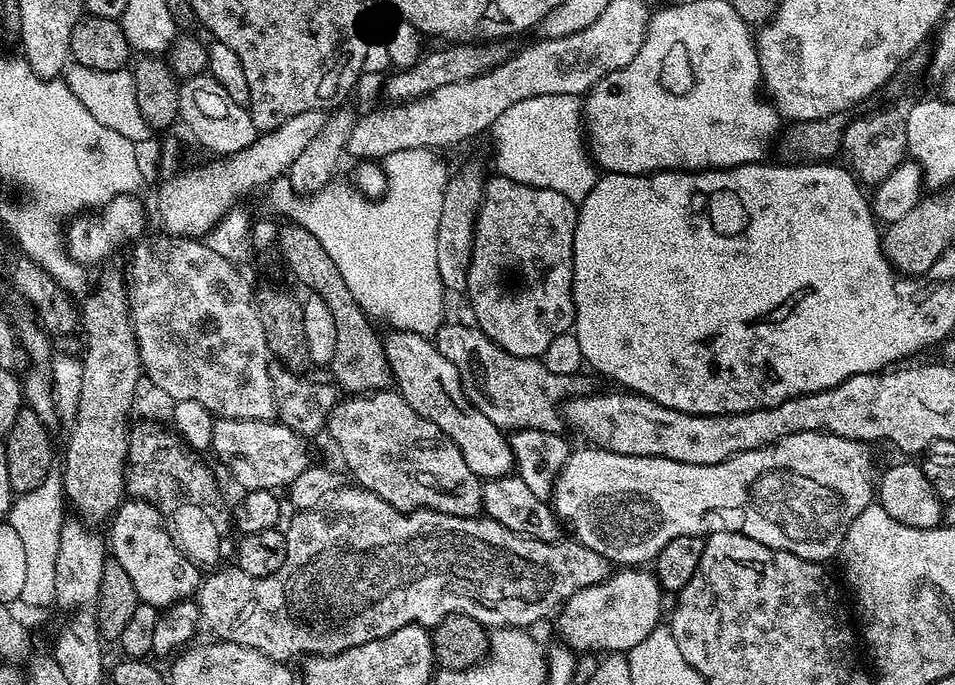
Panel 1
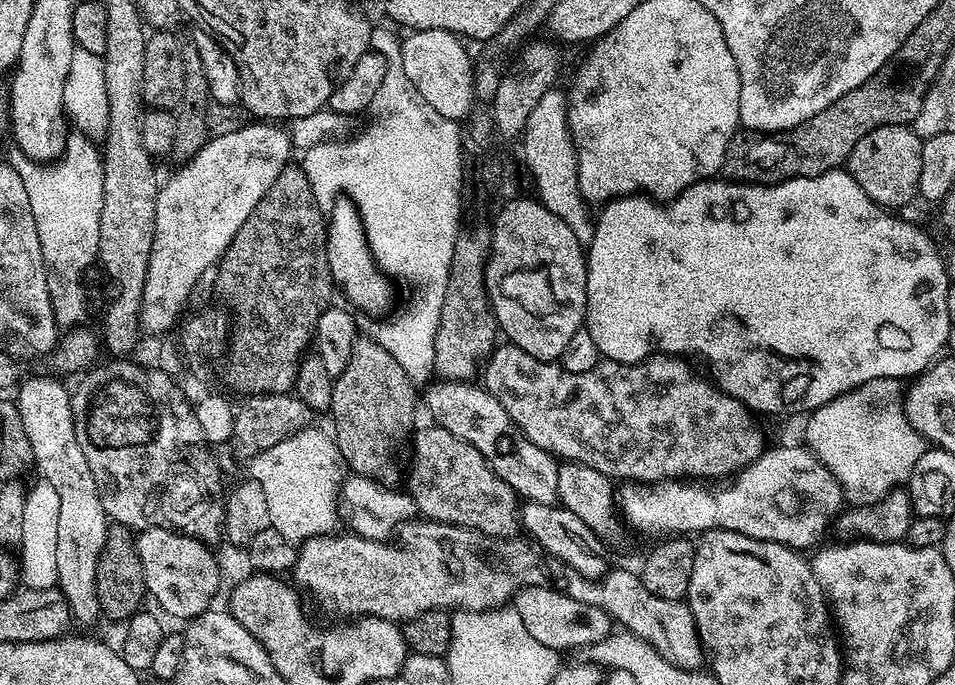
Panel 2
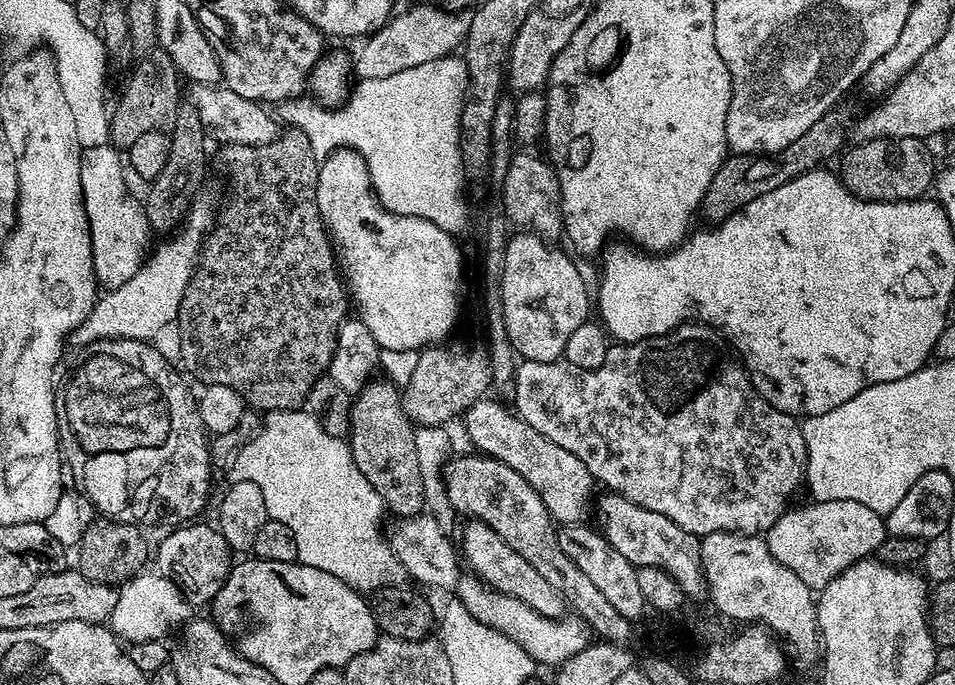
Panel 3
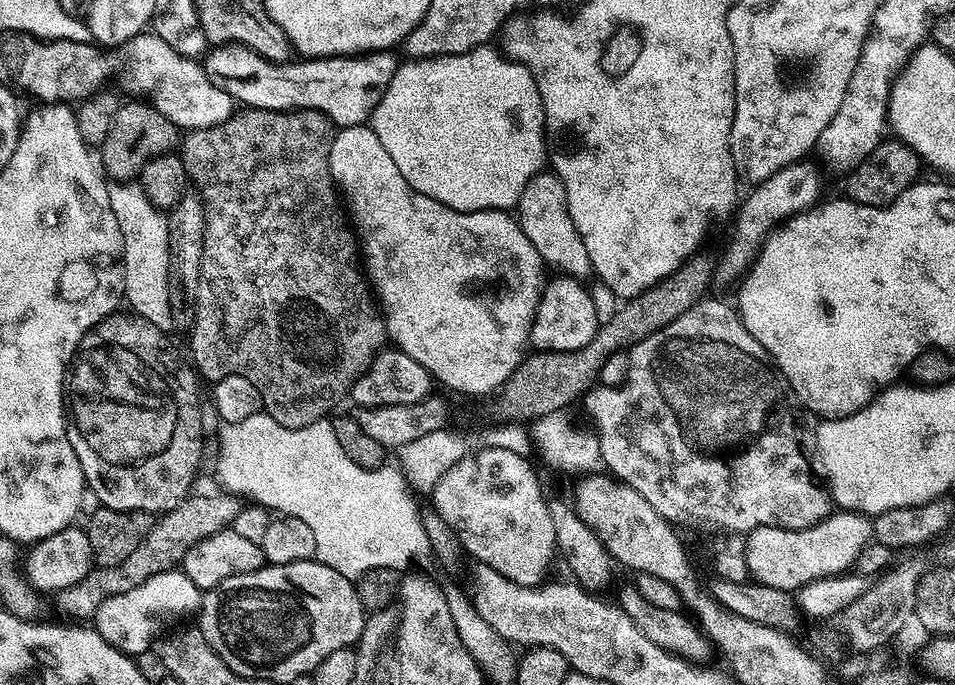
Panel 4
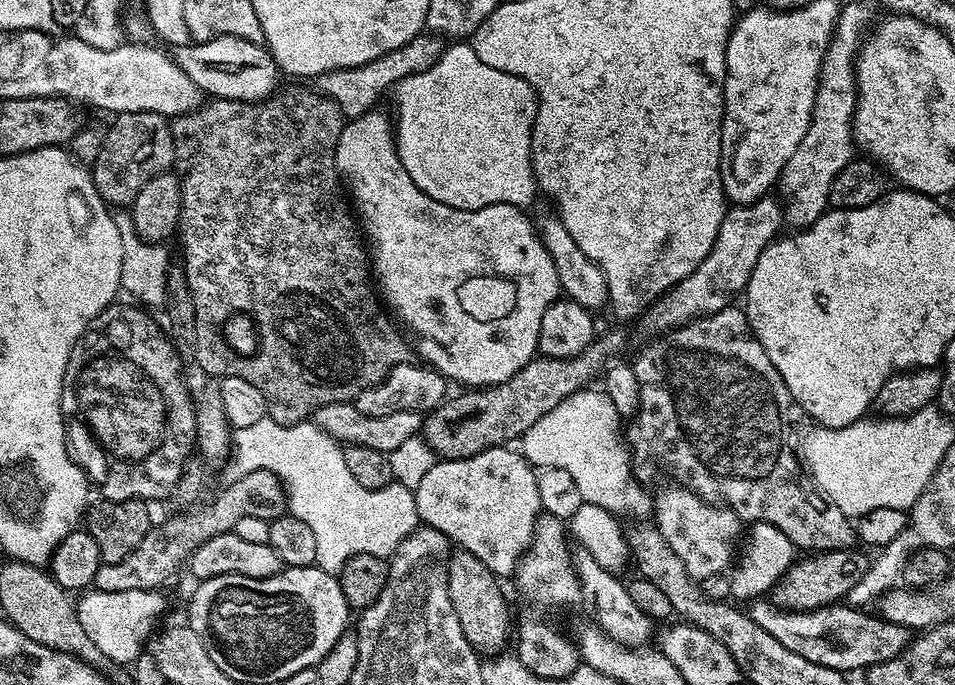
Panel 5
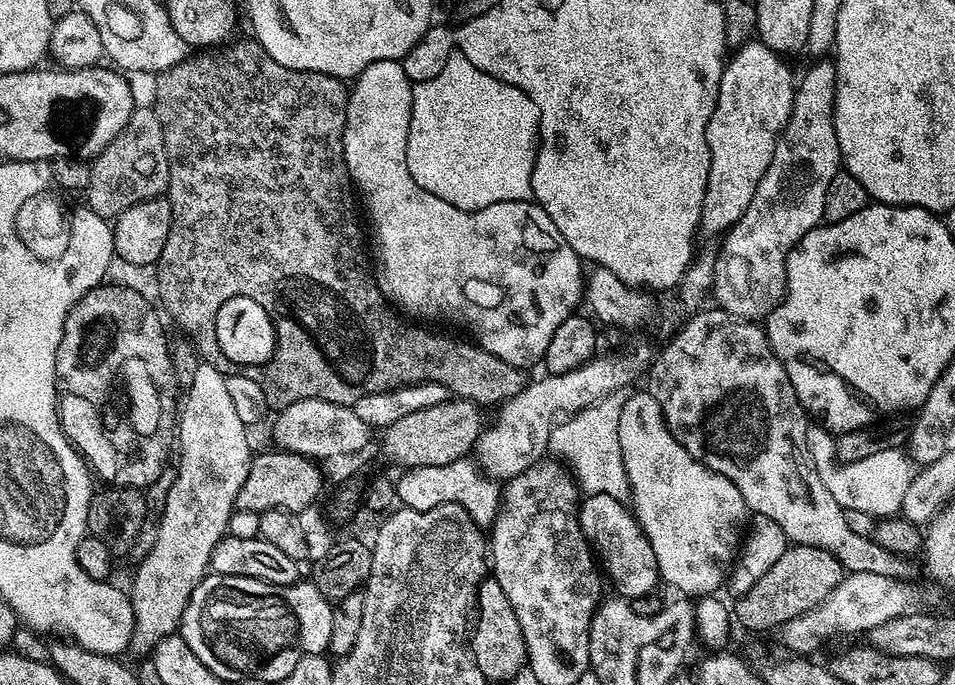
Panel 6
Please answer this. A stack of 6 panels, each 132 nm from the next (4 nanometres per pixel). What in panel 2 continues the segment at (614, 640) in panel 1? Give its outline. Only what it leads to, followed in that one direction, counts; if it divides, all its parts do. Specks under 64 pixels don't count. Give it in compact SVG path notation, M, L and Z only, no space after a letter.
M533 586L522 588L514 597L514 607L522 618L526 630L542 642L542 646L552 648L557 654L564 654L567 648L579 650L602 642L614 631L613 617L598 606L590 606L586 602L578 602L567 591L555 592L549 586Z

